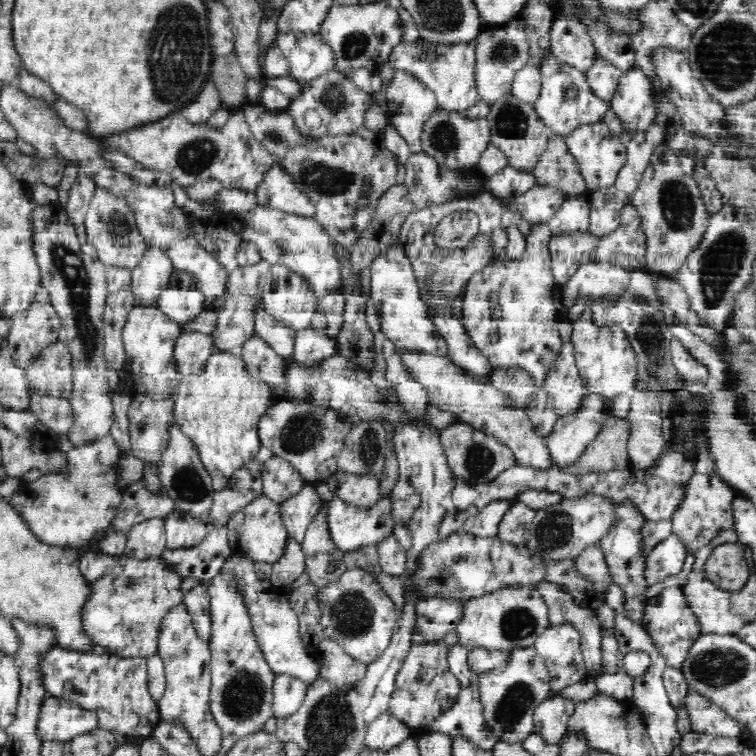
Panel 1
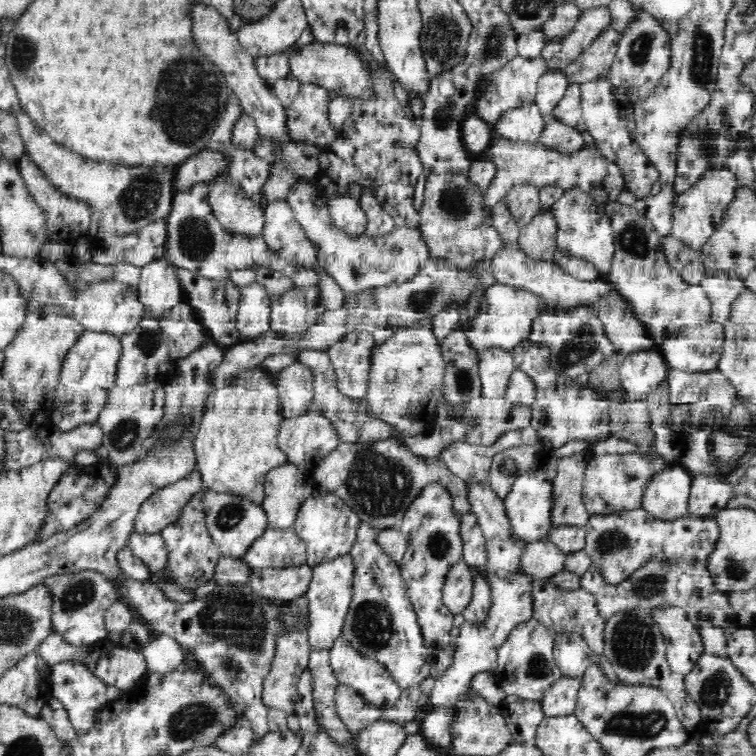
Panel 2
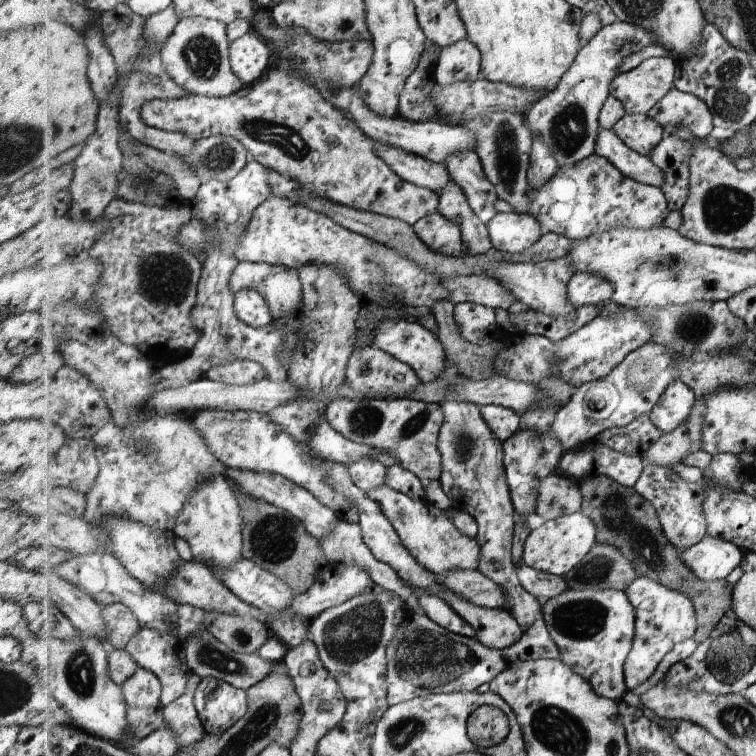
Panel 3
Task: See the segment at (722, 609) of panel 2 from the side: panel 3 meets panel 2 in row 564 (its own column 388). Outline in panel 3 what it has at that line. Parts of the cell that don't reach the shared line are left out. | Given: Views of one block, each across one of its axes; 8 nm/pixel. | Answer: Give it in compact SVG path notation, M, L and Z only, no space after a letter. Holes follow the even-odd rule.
M408 610L408 617L395 633L395 638L388 644L386 653L388 658L388 700L391 705L398 705L405 701L412 701L417 697L426 697L435 693L452 693L453 691L477 690L481 684L490 684L498 678L508 666L515 662L533 659L560 659L559 645L553 640L543 616L532 625L525 628L523 636L508 649L496 649L484 645L477 637L466 637L442 628L430 616Z

